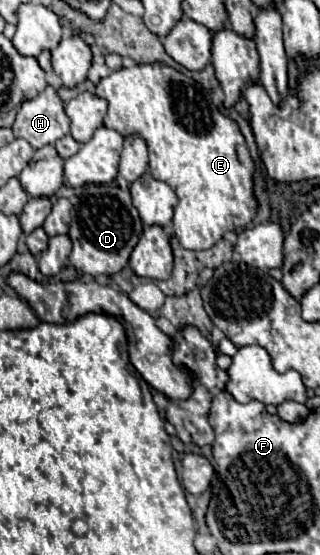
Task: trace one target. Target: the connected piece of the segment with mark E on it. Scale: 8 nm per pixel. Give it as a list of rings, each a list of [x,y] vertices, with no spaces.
[[[154,63],[154,65],[132,65],[112,71],[96,85],[96,95],[106,97],[108,113],[106,127],[116,129],[122,135],[138,133],[146,139],[150,153],[150,173],[168,183],[176,195],[178,205],[174,209],[176,237],[186,249],[210,249],[228,231],[246,227],[258,213],[258,201],[254,197],[254,161],[246,147],[246,141],[230,117],[222,115],[210,101],[208,93],[202,93],[202,85],[184,73]]]

